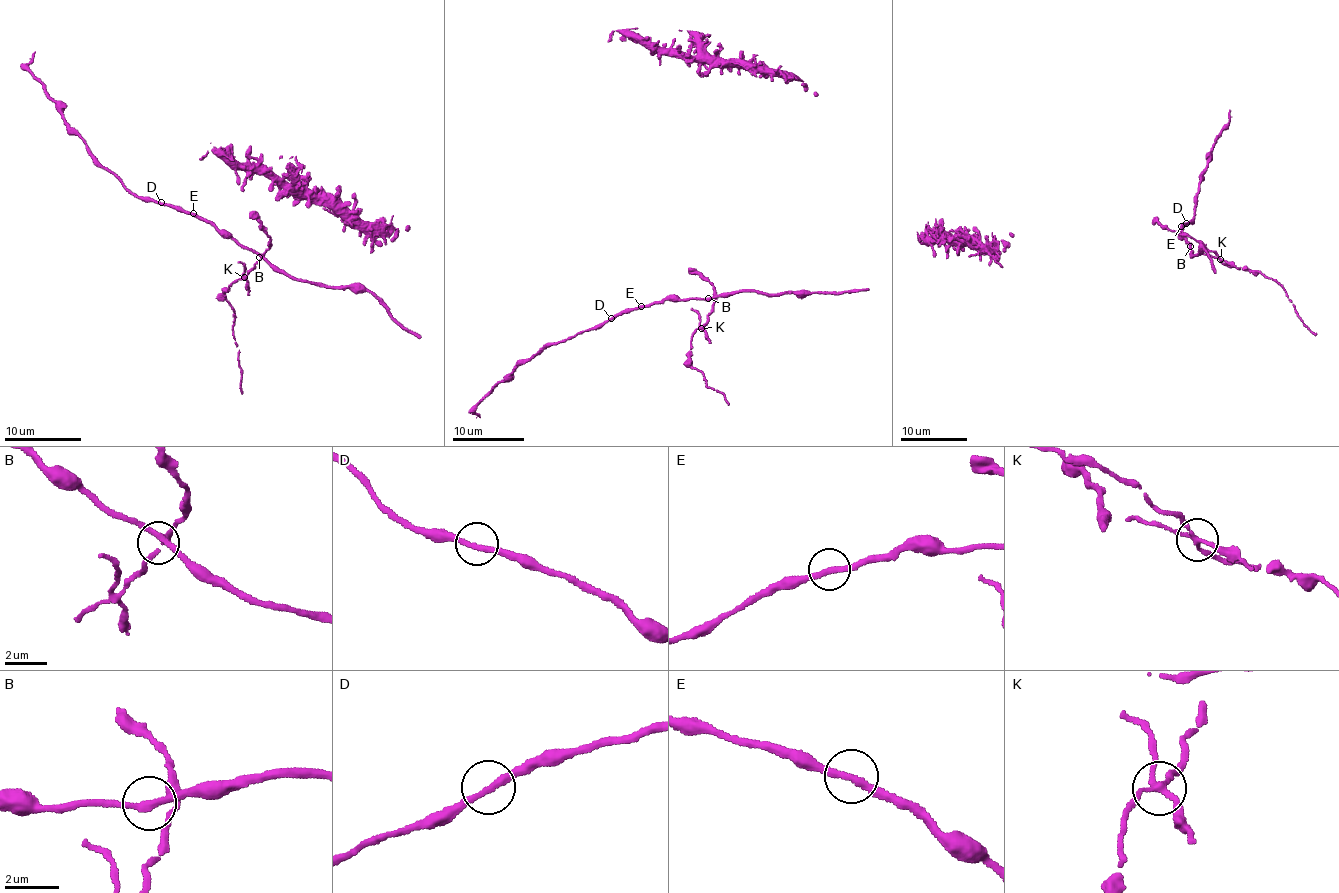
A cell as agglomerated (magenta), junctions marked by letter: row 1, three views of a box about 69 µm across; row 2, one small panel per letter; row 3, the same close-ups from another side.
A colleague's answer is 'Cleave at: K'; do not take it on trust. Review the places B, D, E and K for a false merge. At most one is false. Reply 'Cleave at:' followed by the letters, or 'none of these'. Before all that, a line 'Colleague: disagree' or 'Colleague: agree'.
Colleague: agree
Cleave at: K

